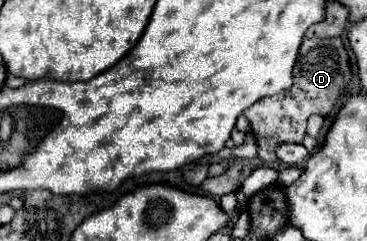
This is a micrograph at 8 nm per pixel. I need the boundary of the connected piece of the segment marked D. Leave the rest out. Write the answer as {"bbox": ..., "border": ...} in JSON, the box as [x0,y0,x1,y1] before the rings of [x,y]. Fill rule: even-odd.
{"bbox":[243,38,351,162],"border":[[[305,38],[299,48],[293,78],[295,78],[295,82],[289,90],[285,90],[281,94],[267,96],[265,100],[253,104],[251,108],[247,108],[243,112],[251,124],[255,138],[257,138],[259,158],[263,162],[277,160],[275,146],[279,142],[297,142],[299,144],[305,136],[307,118],[311,114],[329,116],[331,110],[335,110],[335,106],[339,104],[343,88],[347,88],[347,84],[351,80],[349,56],[343,46],[343,40],[341,38],[325,38],[325,40]]]}

